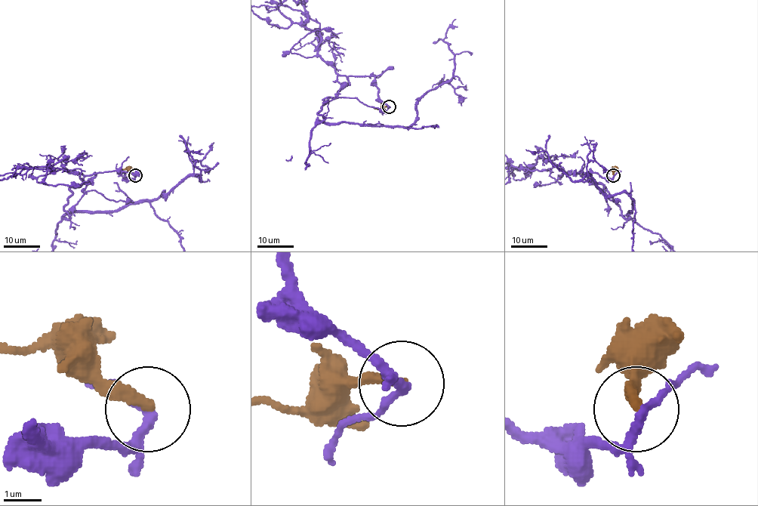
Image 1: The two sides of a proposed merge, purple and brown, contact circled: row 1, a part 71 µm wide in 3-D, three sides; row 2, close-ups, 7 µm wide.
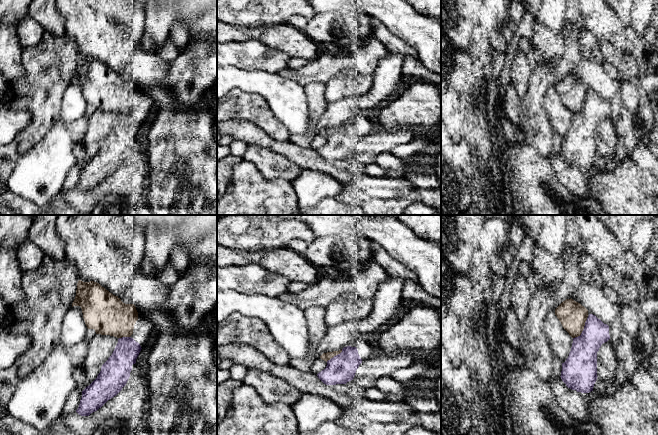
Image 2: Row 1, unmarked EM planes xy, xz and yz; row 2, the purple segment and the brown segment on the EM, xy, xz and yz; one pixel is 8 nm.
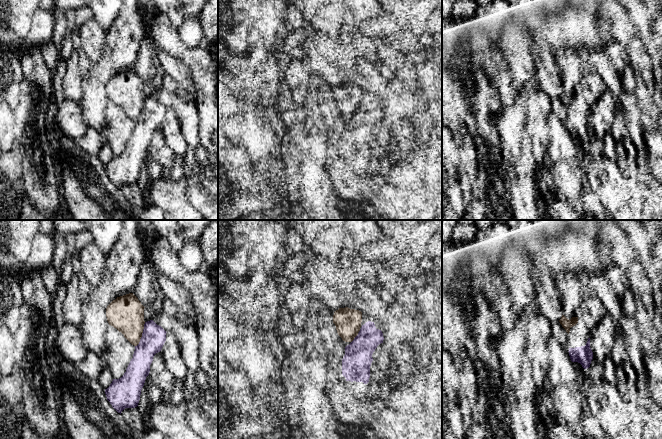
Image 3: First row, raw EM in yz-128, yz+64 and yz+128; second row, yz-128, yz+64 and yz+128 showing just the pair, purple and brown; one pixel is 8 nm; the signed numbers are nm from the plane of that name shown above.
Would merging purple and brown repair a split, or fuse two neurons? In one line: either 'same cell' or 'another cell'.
another cell

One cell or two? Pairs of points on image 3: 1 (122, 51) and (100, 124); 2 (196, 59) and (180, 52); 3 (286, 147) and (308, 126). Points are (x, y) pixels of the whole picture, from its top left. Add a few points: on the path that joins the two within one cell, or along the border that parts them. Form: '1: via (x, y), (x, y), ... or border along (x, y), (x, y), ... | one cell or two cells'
1: via (104, 69), (96, 78), (96, 106) | one cell
2: via (192, 56), (184, 53) | one cell
3: via (293, 144), (301, 141), (308, 133) | one cell

